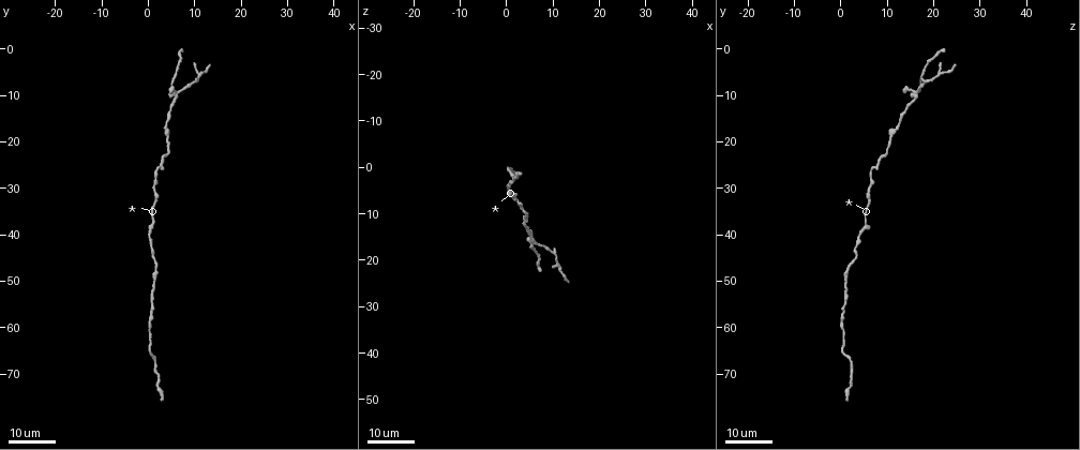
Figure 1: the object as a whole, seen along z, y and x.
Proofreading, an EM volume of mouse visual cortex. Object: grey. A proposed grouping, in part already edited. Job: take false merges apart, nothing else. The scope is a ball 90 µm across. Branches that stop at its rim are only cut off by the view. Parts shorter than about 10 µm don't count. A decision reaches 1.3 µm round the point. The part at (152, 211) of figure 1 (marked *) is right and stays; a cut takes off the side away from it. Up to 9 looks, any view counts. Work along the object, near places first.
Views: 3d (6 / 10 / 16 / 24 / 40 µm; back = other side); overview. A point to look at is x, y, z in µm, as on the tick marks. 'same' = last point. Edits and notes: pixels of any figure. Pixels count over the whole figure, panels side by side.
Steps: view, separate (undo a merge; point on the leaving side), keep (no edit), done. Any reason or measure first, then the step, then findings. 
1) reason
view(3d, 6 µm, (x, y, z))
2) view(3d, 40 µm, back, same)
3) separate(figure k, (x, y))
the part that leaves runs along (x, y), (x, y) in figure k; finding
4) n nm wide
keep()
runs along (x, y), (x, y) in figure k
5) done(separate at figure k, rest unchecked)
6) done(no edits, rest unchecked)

two arms in line, one across
view(3d, 24 µm, (9.5, 7.5, 18.0))

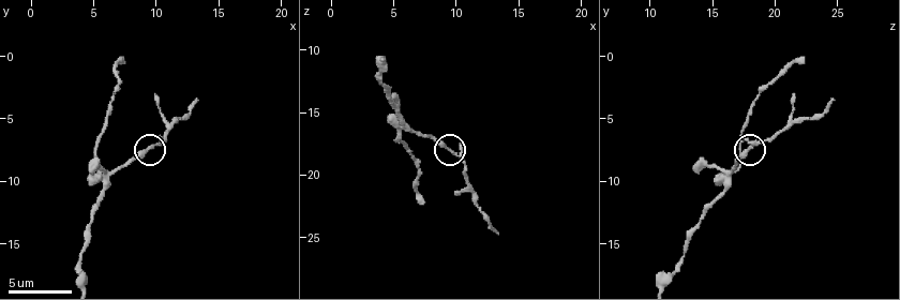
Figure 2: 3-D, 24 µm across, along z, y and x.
view(3d, 6 µm, (9.6, 7.4, 18.2))

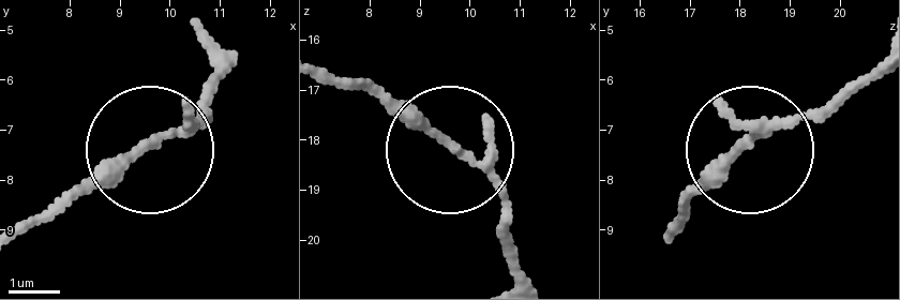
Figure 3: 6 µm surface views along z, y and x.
140 nm wide
keep()
all the same neuron

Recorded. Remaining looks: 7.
small branch off a trunk
view(3d, 6 µm, (5.4, 9.4, 16.2))

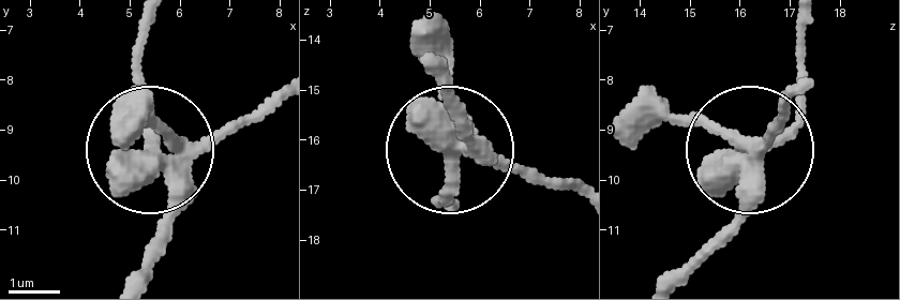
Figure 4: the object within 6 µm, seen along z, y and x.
side arm 13 µm
keep()
runs along (675, 274), (735, 211), (744, 160), (799, 108), (804, 48) in figure 4; continuous, no second neuron

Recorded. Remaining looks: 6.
sudden change in width
view(3d, 10 µm, (3.6, 17.0, 12.2))

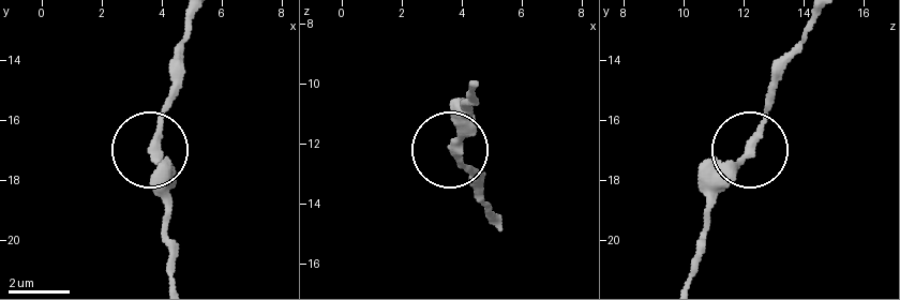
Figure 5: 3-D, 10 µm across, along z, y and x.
keep()
all the same neuron

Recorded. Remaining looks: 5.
sudden change in width
view(3d, 16 µm, (3.0, 25.5, 8.0))

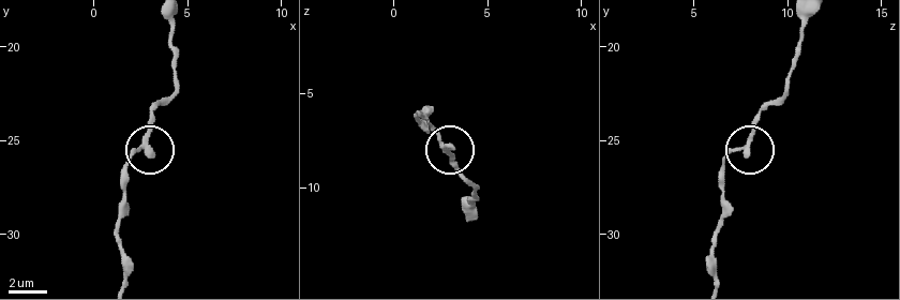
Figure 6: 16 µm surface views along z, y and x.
closer look
view(3d, 6 µm, (2.7, 25.2, 7.8))

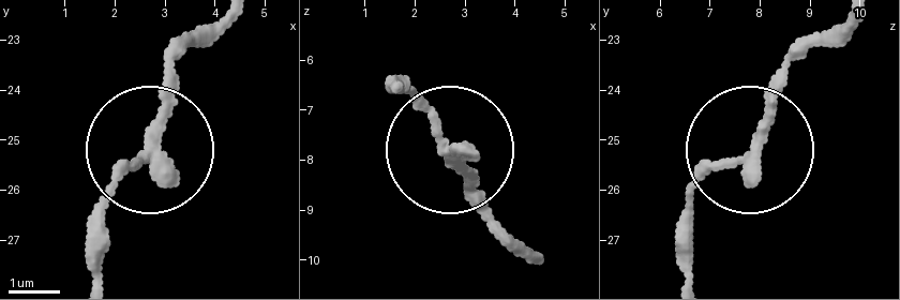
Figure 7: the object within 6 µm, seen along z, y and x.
keep()
runs along (686, 279), (690, 201), (754, 137), (797, 40) in figure 7; continuous, no second neuron

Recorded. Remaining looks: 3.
done(no edits, rest unchecked)

